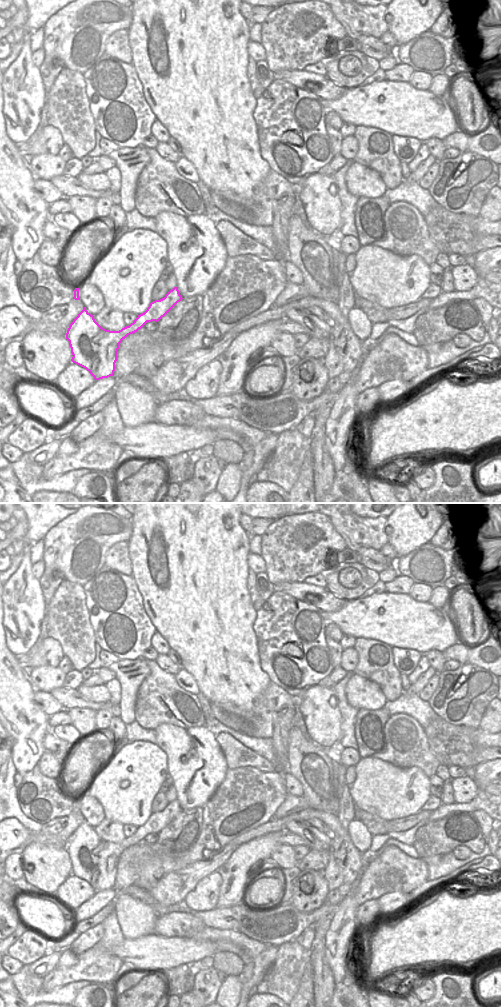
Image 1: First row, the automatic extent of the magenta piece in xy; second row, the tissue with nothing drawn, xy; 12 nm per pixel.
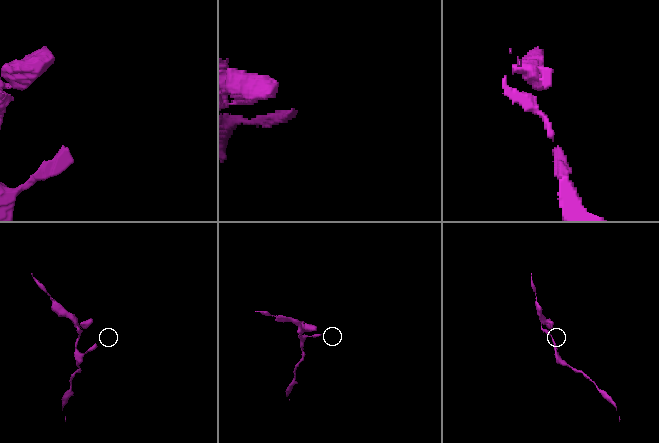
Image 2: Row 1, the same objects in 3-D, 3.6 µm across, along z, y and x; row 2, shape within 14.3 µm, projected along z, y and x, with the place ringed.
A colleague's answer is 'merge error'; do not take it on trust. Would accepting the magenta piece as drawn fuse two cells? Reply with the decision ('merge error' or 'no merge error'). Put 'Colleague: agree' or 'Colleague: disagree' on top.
Colleague: disagree
no merge error

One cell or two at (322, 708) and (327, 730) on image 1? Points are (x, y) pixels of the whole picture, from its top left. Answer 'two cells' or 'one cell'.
one cell

